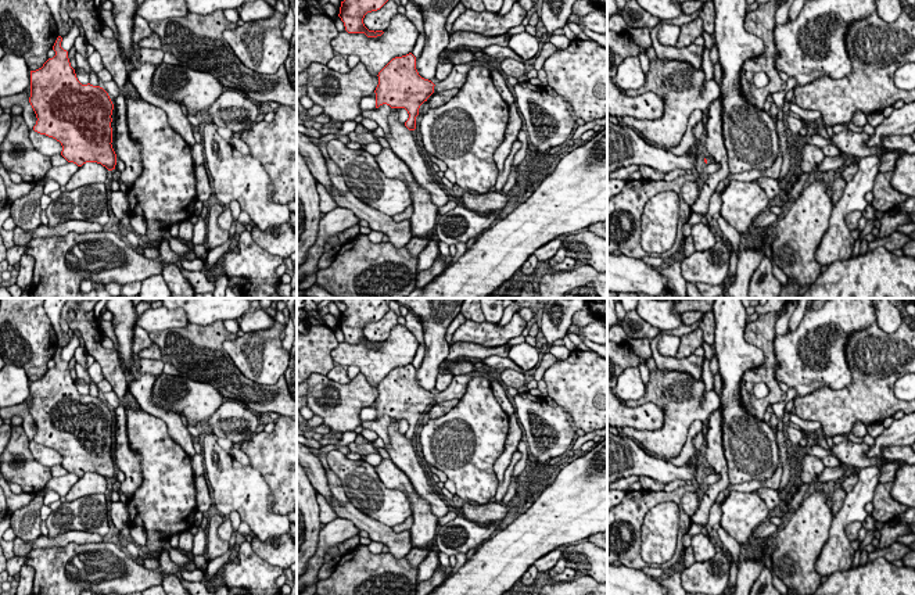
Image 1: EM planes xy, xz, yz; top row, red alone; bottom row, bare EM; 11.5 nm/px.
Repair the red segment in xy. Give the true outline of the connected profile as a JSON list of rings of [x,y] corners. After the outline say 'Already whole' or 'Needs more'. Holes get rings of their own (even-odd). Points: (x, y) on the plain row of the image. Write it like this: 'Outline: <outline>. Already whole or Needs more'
Outline: [[[58,347],[53,369],[30,381],[29,413],[37,429],[33,441],[60,452],[68,473],[78,477],[97,473],[112,481],[116,476],[111,455],[114,415],[103,398],[78,391],[61,352]]]. Already whole

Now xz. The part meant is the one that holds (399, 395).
Outline: [[[412,363],[395,368],[377,386],[378,395],[374,401],[376,419],[383,415],[391,419],[405,419],[409,424],[405,437],[409,441],[415,441],[420,416],[433,404],[455,398],[460,399],[473,377],[470,374],[456,374],[444,391],[434,395],[419,386],[416,368]]]. Needs more

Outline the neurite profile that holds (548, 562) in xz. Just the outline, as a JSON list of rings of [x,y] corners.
[[[555,549],[535,560],[534,566],[538,569],[539,574],[543,574],[545,571],[552,570],[561,558],[561,551]]]

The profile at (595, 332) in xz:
[[[600,320],[589,323],[581,331],[578,330],[577,326],[571,325],[568,327],[567,334],[570,334],[570,333],[582,336],[595,344],[607,345],[607,329],[603,326],[603,323]]]

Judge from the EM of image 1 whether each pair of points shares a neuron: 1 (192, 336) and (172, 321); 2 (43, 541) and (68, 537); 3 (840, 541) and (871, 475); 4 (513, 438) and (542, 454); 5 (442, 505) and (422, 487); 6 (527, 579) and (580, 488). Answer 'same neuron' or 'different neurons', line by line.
1: different neurons
2: same neuron
3: same neuron
4: different neurons
5: same neuron
6: different neurons

